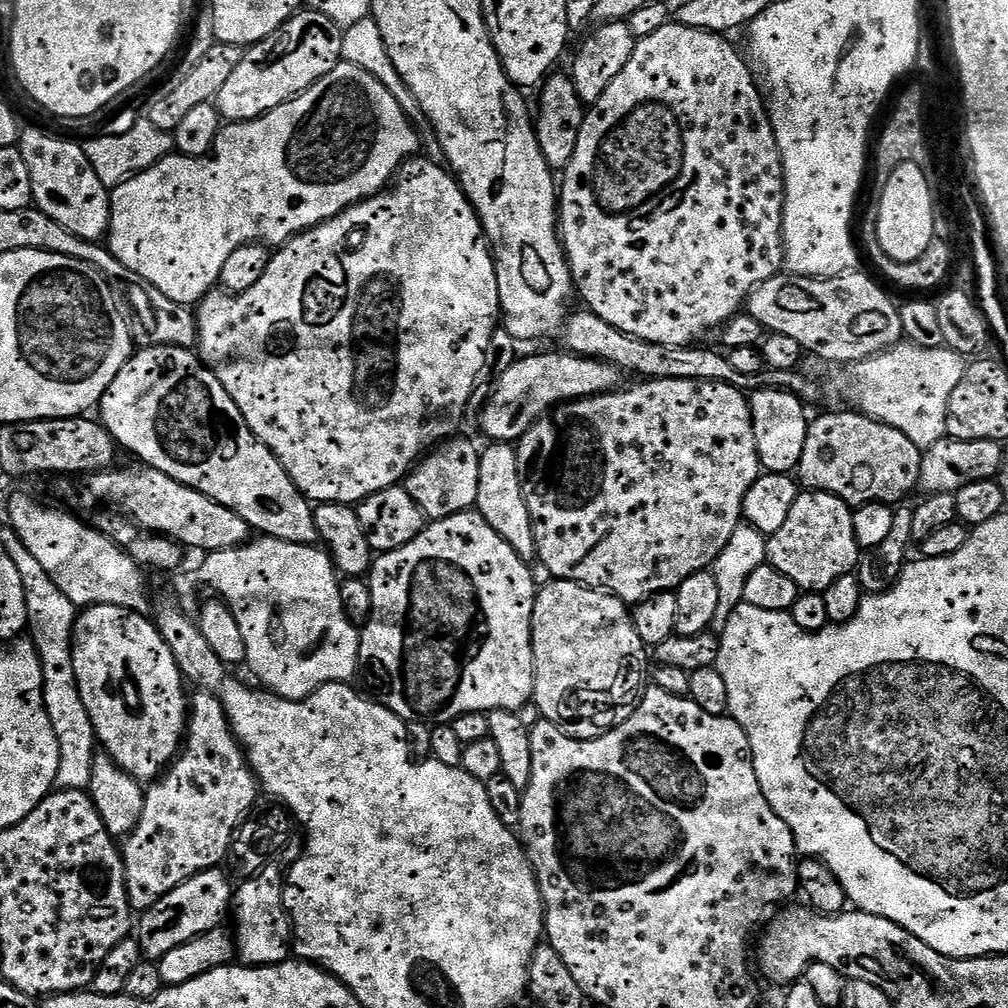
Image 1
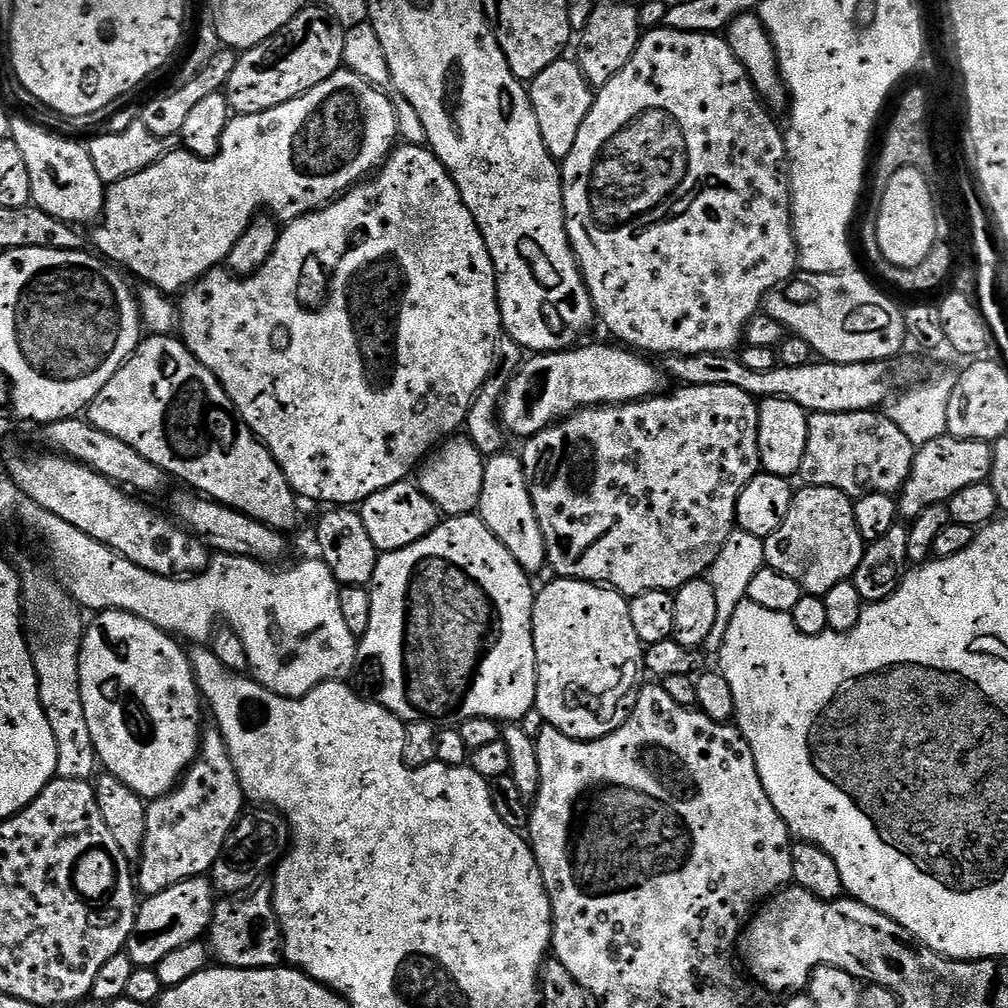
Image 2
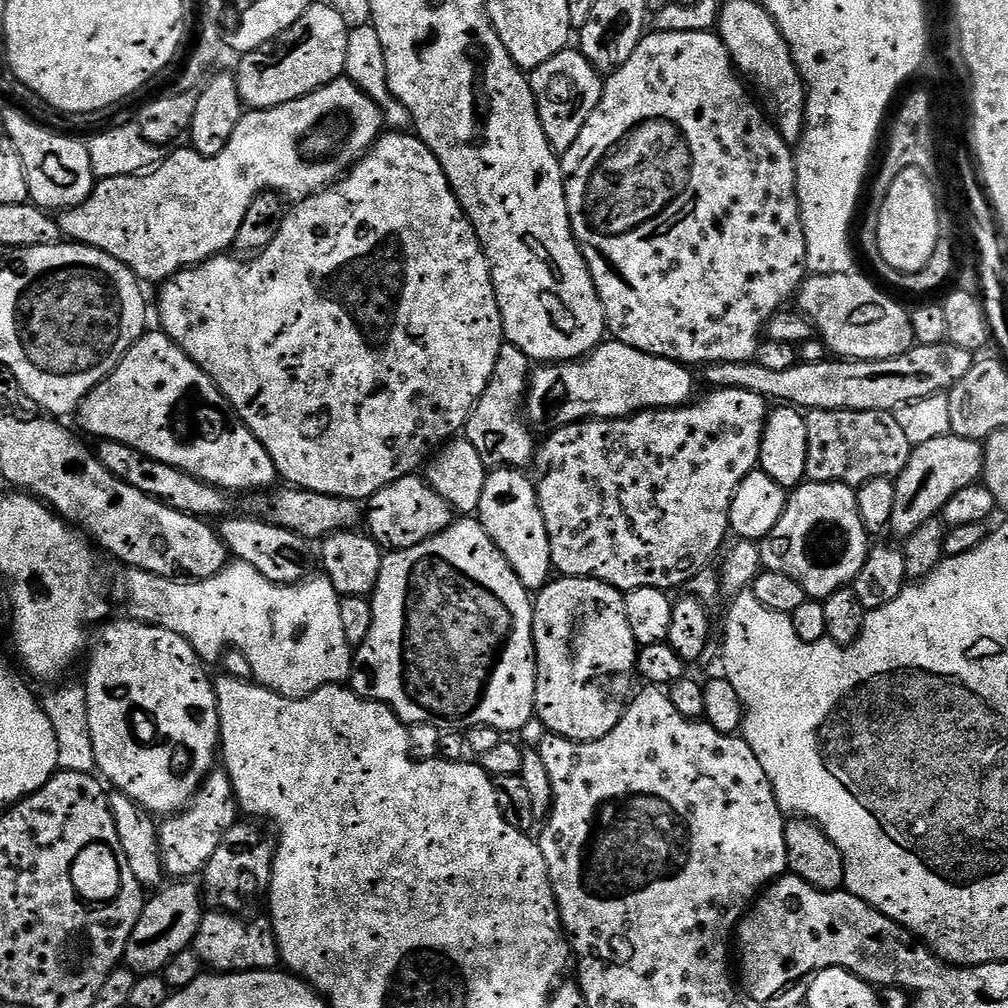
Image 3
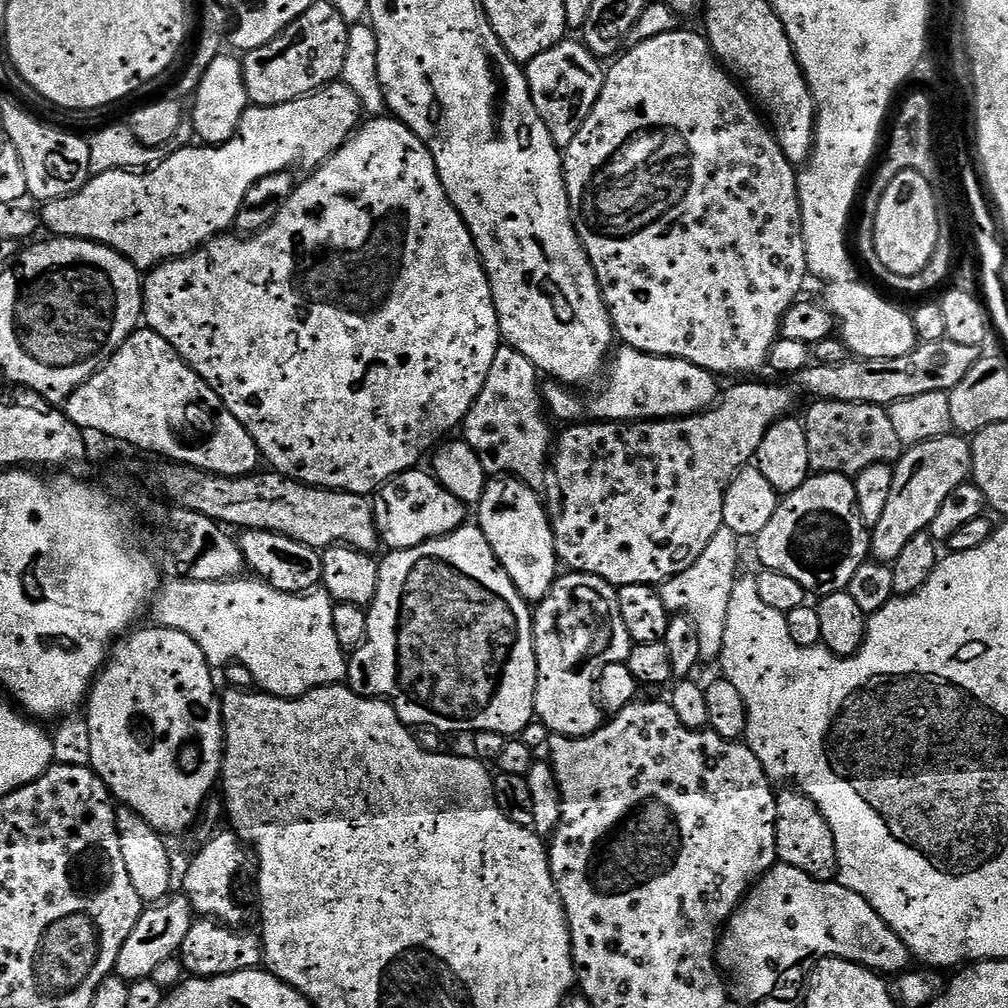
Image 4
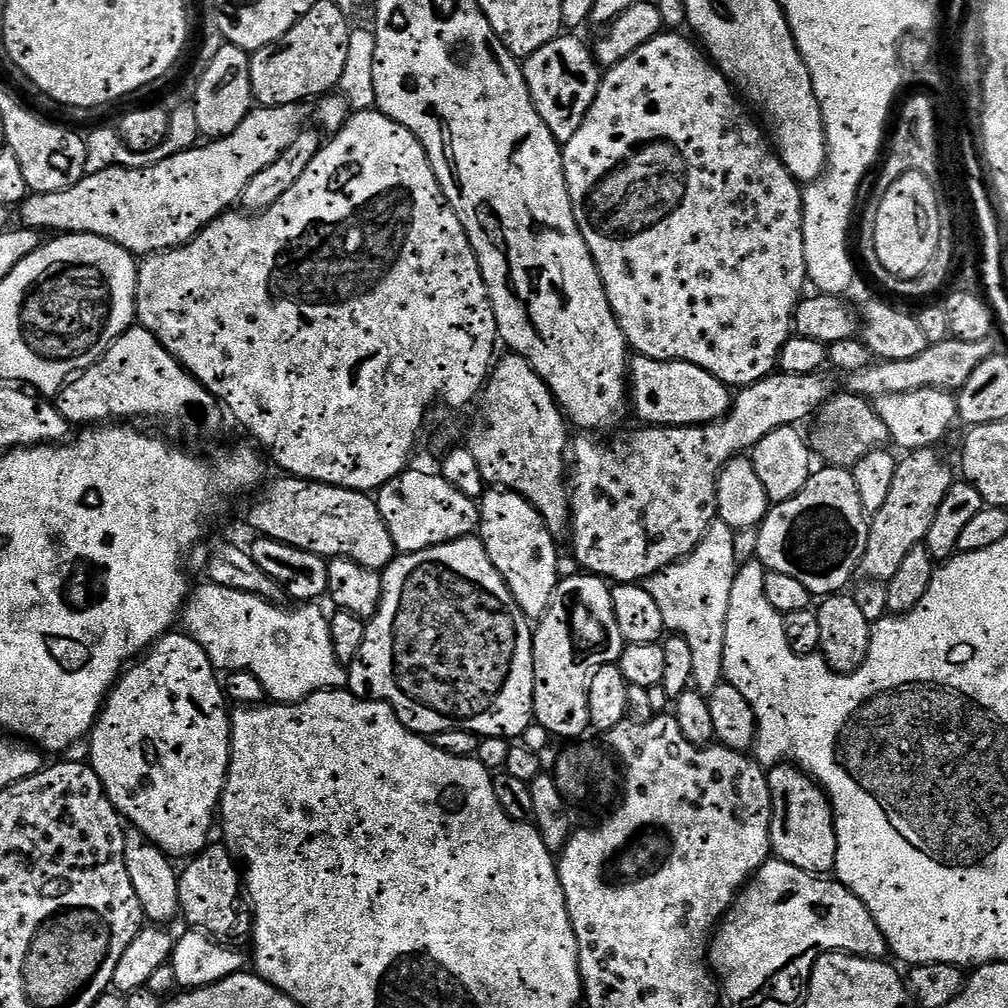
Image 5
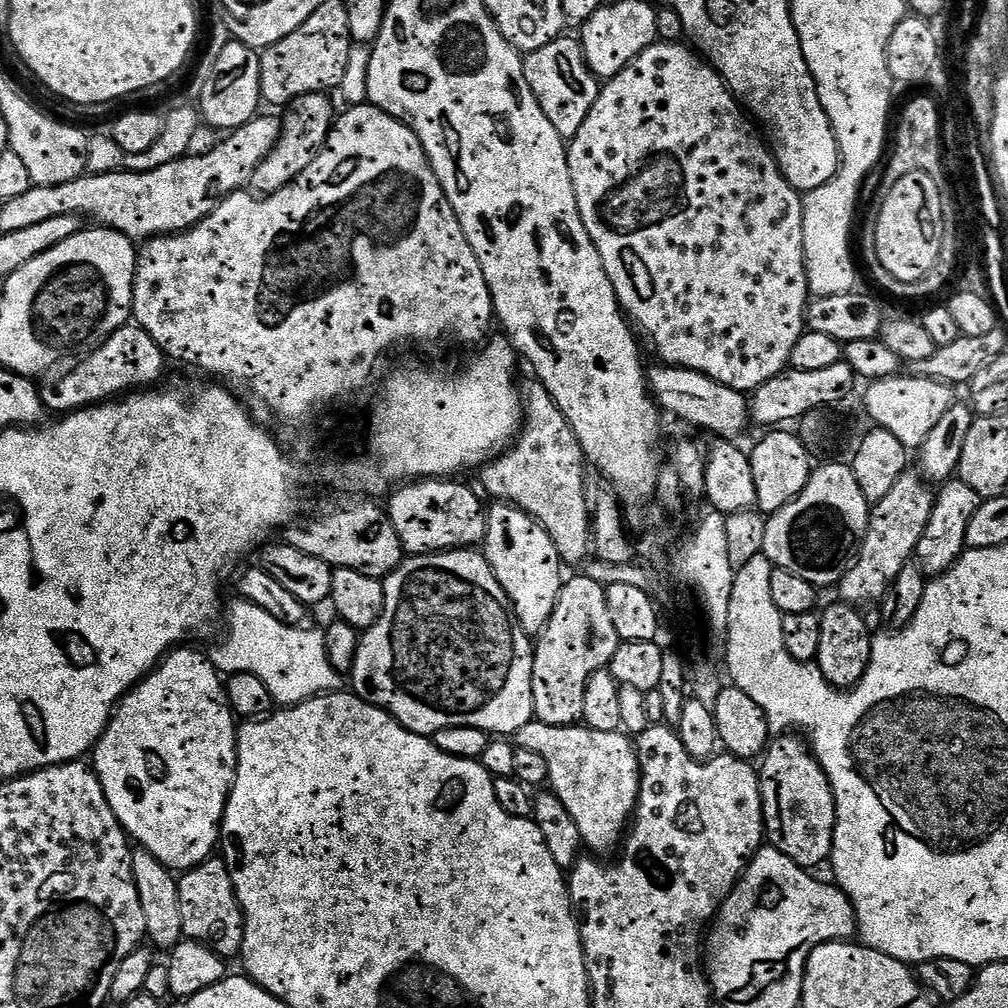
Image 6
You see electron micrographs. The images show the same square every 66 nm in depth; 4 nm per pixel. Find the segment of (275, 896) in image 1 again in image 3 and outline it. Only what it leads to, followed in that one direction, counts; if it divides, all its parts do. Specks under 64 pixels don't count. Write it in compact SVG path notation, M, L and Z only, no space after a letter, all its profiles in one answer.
M205 911L194 941L194 951L201 965L216 974L267 972L275 969L280 951L276 945L276 935L272 929L271 919L263 919L247 920L233 916L230 912Z

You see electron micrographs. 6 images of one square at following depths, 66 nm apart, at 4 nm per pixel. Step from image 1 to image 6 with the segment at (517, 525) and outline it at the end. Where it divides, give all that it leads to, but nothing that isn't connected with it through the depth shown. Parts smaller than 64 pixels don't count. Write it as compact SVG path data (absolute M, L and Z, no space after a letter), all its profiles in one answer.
M496 502L488 508L488 529L482 551L494 570L494 578L498 578L502 590L506 590L506 598L511 602L512 613L518 618L522 630L530 637L539 637L550 622L550 614L554 614L554 606L558 602L562 583L562 575L560 576L562 561L550 534L546 534L546 530L542 530L538 521L520 508L516 508L513 504Z

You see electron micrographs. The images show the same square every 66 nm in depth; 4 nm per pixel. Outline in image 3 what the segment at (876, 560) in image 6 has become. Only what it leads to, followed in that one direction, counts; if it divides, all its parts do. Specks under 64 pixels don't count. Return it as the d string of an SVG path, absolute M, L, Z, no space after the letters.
M949 434L915 445L906 470L894 480L896 493L890 532L901 538L912 536L923 524L937 519L958 490L966 490L966 486L977 483L983 474L984 445L981 441Z

